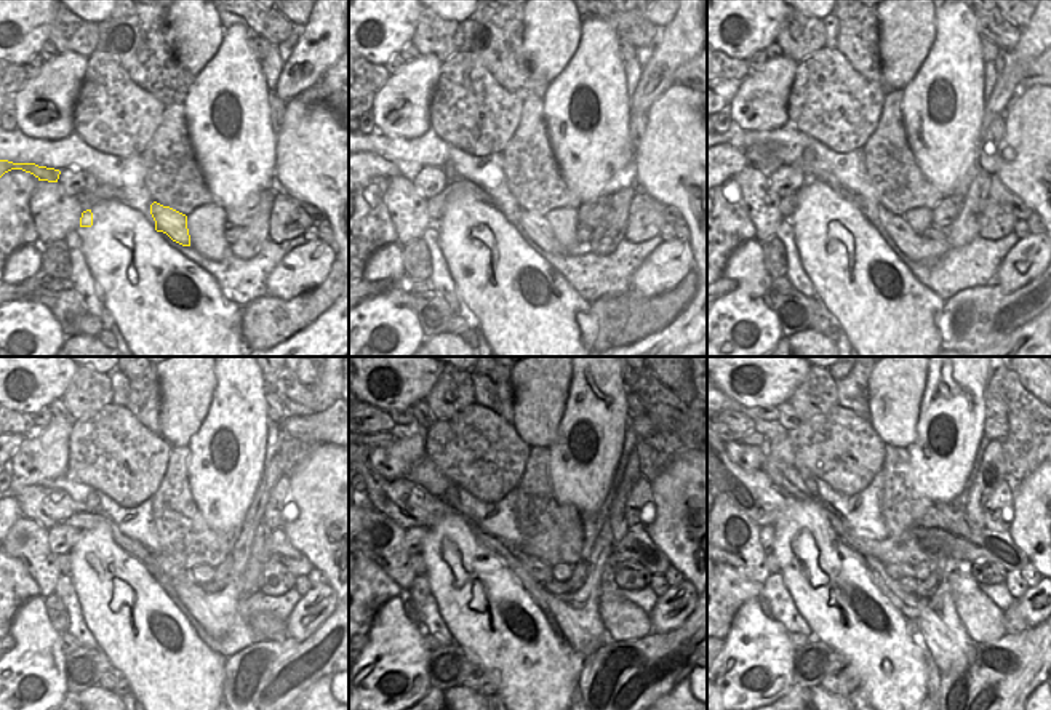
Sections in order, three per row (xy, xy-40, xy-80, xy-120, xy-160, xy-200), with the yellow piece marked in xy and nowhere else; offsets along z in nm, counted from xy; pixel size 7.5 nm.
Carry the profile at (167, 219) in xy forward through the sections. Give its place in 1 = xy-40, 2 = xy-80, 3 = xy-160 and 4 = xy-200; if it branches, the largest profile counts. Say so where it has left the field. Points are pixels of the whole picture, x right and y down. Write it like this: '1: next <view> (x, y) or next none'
1: next xy-40 (536, 226)
2: next xy-80 (919, 248)
3: next xy-160 (576, 614)
4: next xy-200 (949, 643)

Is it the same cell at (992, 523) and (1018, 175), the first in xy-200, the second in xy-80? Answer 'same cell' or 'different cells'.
different cells

